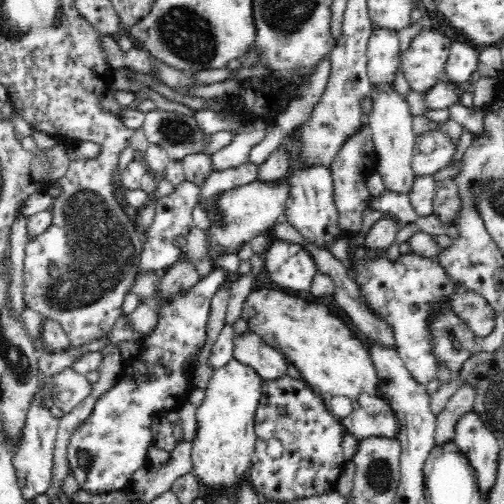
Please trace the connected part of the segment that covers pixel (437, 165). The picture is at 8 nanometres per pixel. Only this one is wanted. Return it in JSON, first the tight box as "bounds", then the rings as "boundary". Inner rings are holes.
{"bounds":[410,131,457,177],"boundary":[[[428,131],[414,145],[410,166],[417,177],[431,176],[448,166],[457,151],[457,145],[441,131]]]}

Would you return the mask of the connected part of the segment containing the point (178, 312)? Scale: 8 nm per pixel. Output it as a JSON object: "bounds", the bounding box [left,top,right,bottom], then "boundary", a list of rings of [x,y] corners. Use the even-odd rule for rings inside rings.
{"bounds":[68,267,229,496],"boundary":[[[214,267],[203,275],[188,290],[176,291],[167,298],[159,300],[158,322],[150,336],[134,343],[134,351],[126,354],[125,370],[118,382],[108,391],[102,393],[93,406],[92,413],[74,430],[68,444],[68,461],[79,489],[91,496],[104,496],[116,491],[125,491],[133,482],[134,471],[149,466],[148,450],[153,445],[152,424],[163,418],[165,412],[174,412],[182,408],[190,398],[193,383],[190,362],[198,356],[207,341],[207,330],[210,318],[211,302],[218,287],[229,285],[228,272]],[[78,452],[86,452],[92,458],[90,468],[82,468],[78,462]]]}

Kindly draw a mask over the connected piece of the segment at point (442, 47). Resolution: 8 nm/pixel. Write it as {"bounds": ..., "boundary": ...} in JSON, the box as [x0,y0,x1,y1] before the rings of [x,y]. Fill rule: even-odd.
{"bounds":[401,27,451,94],"boundary":[[[435,27],[420,31],[412,40],[401,57],[402,72],[412,92],[425,94],[447,79],[445,64],[451,43]]]}

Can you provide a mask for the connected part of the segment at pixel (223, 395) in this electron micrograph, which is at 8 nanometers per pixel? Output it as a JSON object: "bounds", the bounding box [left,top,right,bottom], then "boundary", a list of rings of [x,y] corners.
{"bounds":[191,358,264,497],"boundary":[[[238,358],[214,370],[205,388],[205,397],[197,408],[197,436],[191,443],[192,473],[202,484],[205,497],[210,489],[228,494],[228,488],[234,487],[251,468],[257,439],[255,415],[264,384],[258,371]]]}

